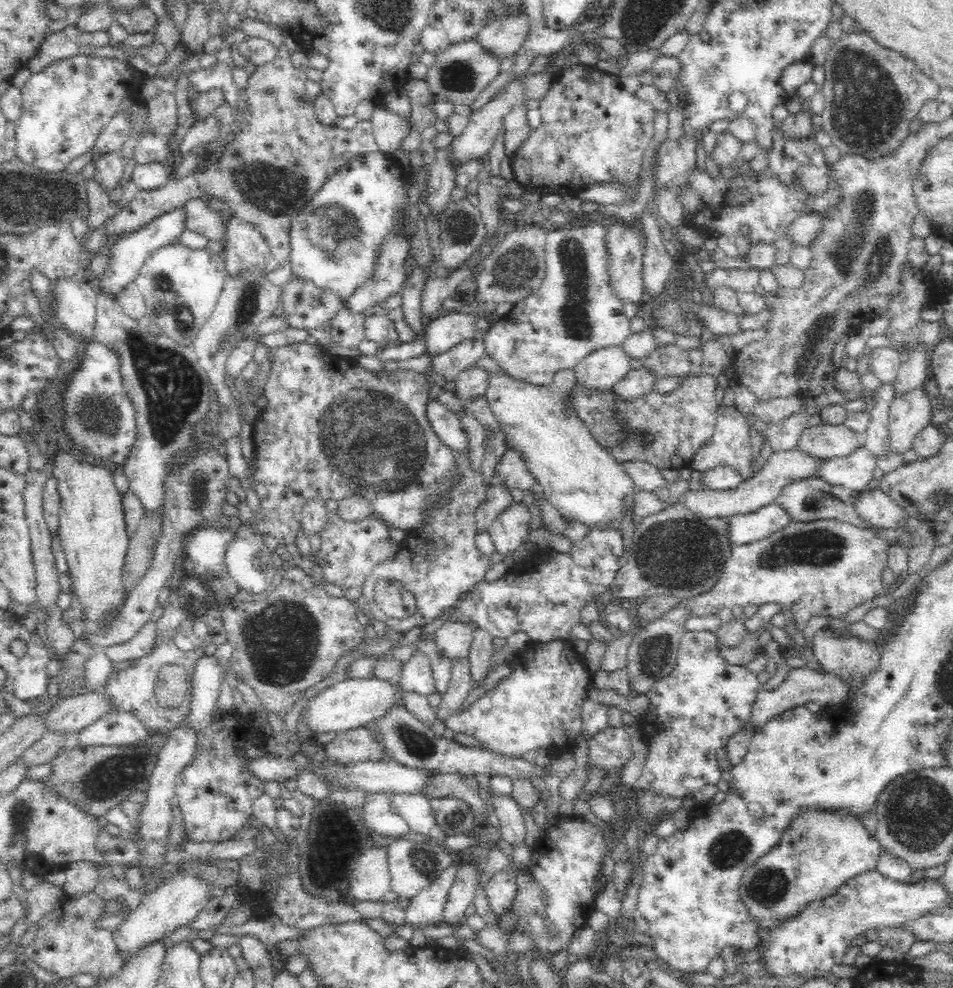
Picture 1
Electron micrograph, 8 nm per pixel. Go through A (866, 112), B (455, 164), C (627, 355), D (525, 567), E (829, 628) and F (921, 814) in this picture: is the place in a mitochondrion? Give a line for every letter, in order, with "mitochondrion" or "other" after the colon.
A: mitochondrion
B: other
C: other
D: other
E: other
F: mitochondrion

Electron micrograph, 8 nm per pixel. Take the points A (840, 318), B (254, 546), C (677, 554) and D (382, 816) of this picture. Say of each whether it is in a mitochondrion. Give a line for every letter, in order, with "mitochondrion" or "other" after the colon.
A: mitochondrion
B: other
C: mitochondrion
D: other

